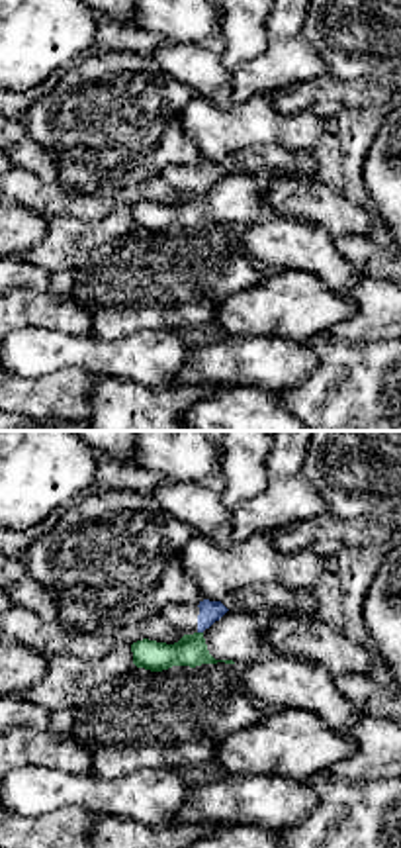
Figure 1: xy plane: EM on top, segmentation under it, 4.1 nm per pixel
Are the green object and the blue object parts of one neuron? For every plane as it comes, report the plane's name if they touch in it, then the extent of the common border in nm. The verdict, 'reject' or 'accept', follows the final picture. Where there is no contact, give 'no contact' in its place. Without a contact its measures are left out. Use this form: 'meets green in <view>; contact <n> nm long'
meets green in xy; contact 30 nm long

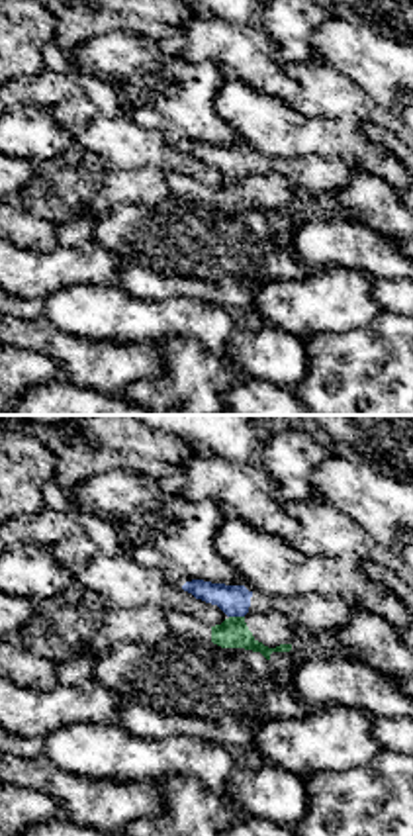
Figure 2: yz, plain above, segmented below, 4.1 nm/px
meets green in yz; contact 60 nm long

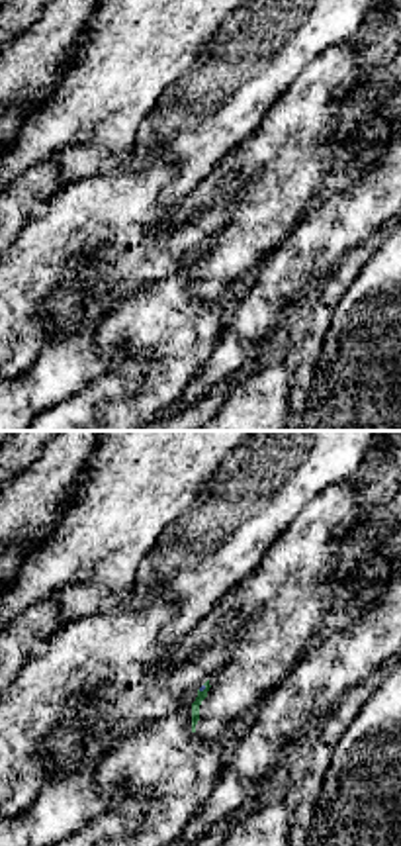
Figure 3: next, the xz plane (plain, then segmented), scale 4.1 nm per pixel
meets green in xz; contact 40 nm long

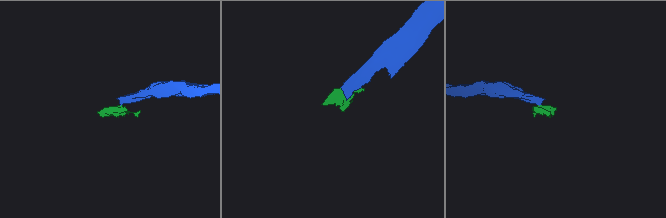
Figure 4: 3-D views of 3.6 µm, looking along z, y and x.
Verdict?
reject

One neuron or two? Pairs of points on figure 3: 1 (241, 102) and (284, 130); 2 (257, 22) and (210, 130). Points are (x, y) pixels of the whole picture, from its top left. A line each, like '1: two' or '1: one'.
1: two
2: one

